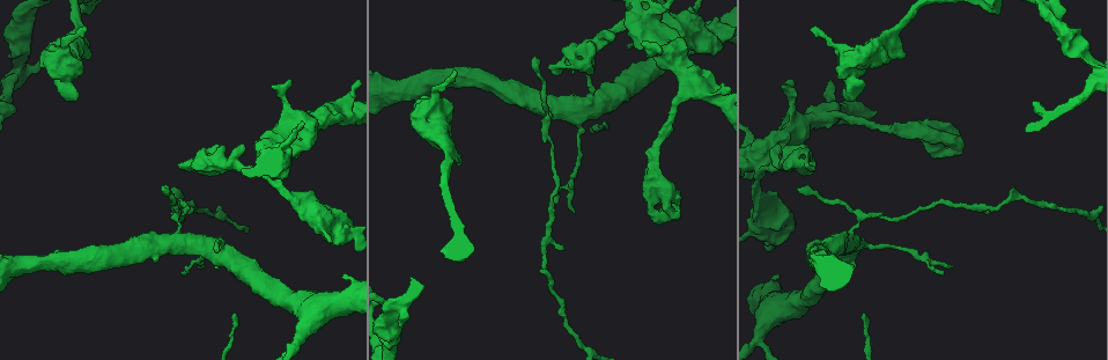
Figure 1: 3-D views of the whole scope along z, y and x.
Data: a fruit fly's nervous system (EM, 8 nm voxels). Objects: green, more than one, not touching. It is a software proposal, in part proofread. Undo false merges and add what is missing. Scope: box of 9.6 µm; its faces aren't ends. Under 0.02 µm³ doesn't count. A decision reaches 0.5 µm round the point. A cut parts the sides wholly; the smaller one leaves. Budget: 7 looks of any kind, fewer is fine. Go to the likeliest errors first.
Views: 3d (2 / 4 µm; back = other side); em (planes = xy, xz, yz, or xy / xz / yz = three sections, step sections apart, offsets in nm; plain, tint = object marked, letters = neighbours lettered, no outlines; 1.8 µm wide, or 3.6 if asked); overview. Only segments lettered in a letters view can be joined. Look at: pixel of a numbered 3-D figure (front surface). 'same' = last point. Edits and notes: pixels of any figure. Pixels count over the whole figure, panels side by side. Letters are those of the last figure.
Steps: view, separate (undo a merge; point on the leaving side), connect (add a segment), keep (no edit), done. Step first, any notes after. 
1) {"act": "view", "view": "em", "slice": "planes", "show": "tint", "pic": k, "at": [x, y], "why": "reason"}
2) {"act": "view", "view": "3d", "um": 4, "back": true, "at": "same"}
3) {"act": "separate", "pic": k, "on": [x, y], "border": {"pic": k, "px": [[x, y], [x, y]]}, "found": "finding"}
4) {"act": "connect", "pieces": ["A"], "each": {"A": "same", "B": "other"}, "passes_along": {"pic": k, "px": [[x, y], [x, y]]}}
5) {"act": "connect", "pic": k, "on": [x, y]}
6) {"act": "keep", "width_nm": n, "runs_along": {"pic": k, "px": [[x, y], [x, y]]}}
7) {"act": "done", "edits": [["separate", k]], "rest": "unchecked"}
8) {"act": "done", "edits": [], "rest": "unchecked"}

{"act": "view", "view": "3d", "um": 2, "pic": 1, "at": [391, 351], "why": "narrows sharply"}

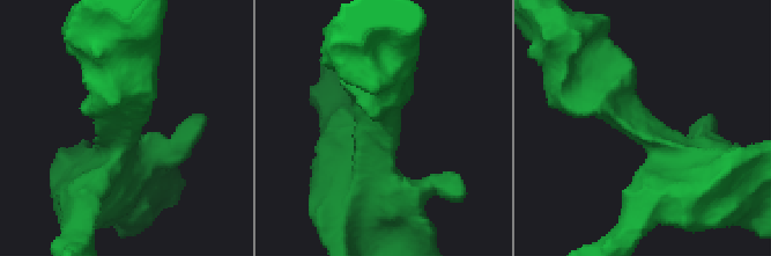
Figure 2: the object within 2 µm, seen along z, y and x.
{"act": "view", "view": "em", "slice": "xz", "step": 8, "show": "plain", "pic": 2, "at": [640, 127], "why": "need the tissue"}

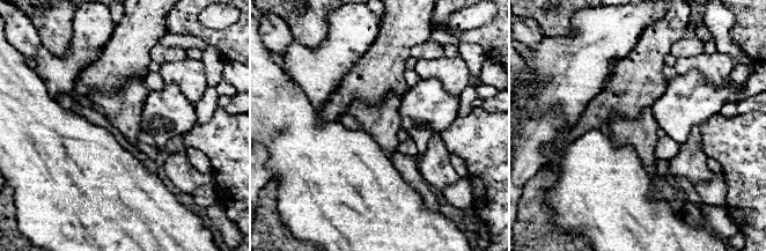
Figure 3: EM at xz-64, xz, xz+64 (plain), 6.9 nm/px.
{"act": "view", "view": "em", "slice": "xz", "step": 8, "show": "letters", "at": "same"}

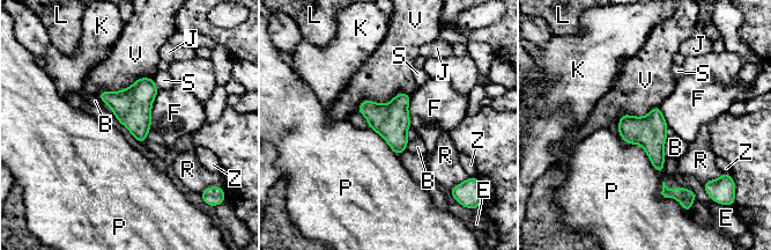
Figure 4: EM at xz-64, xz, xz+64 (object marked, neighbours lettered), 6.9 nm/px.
{"act": "keep", "width_nm": 240, "each": {"B": "other", "E": "other", "F": "other", "J": "other", "K": "other", "L": "other", "P": "other", "R": "other", "S": "other", "V": "other", "Z": "other"}, "found": "continuous, no second cell"}

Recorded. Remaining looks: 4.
{"act": "view", "view": "3d", "um": 2, "pic": 1, "at": [864, 214], "why": "sharp bend"}

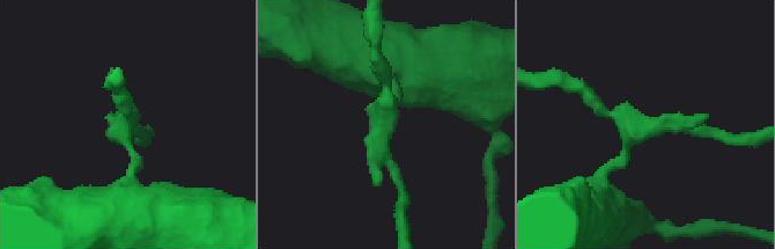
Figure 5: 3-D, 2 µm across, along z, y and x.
{"act": "view", "view": "em", "um": 3.6, "slice": "planes", "show": "tint", "pic": 5, "at": [383, 117], "why": "now the EM"}

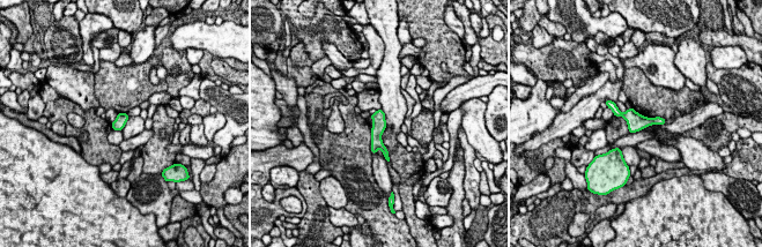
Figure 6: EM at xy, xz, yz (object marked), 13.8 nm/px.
{"act": "view", "view": "em", "um": 3.6, "slice": "planes", "show": "letters", "at": "same"}

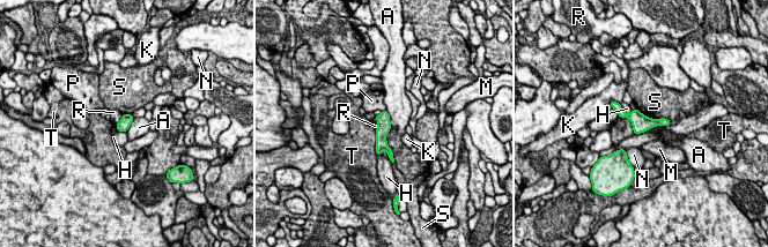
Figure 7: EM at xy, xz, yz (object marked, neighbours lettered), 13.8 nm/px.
{"act": "keep", "width_nm": 160, "each": {"A": "other", "H": "other", "K": "other", "M": "other", "N": "other", "P": "other", "R": "other", "S": "other", "T": "other"}, "border": {"pic": 7, "px": [[375, 117], [376, 129]]}, "found": "all the same cell"}

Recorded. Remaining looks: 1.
{"act": "done", "edits": [], "rest": "unchecked"}

